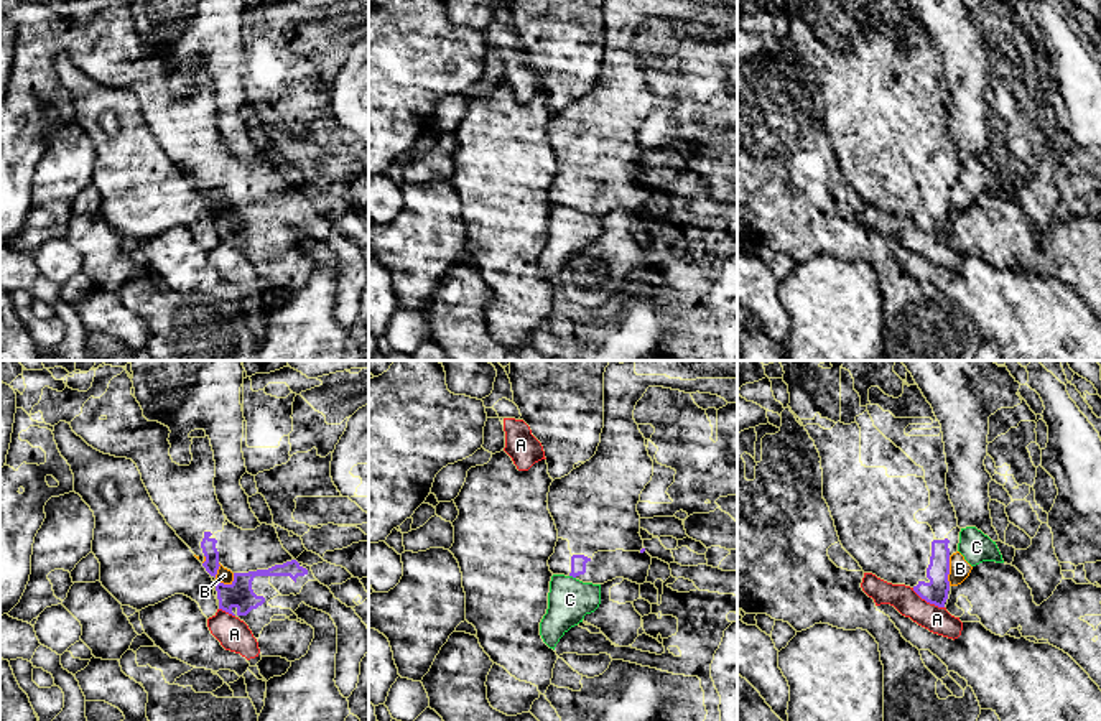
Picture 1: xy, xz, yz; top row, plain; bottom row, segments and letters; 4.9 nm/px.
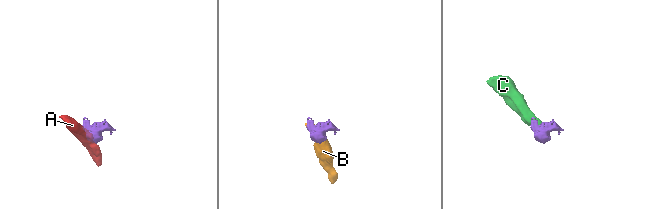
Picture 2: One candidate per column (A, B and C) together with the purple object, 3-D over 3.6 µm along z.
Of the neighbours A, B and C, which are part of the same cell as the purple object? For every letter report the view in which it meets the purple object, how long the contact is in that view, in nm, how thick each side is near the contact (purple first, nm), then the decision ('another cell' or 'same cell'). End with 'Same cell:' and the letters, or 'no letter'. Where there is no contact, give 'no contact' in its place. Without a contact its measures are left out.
A: contact in yz; length 190 nm; calibres 120 and 130 nm; another cell
B: contact in yz; length 140 nm; calibres 120 and 100 nm; another cell
C: contact in xz; length 40 nm; calibres 80 and 220 nm; another cell
Same cell: no letter

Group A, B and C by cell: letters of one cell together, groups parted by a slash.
A / B C

